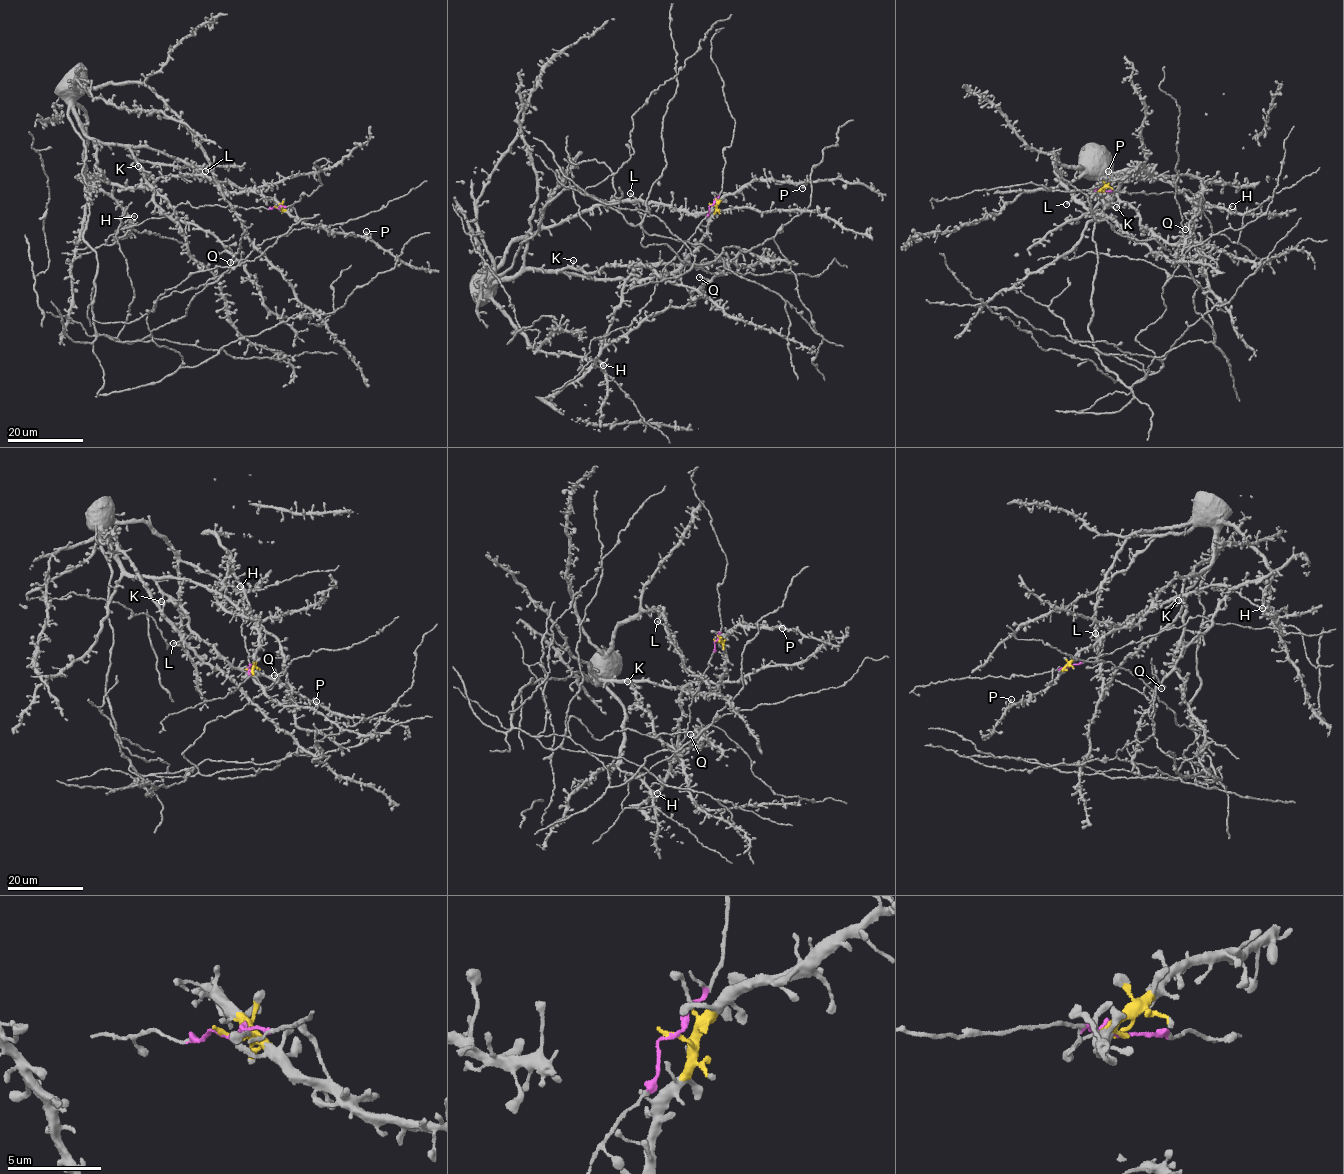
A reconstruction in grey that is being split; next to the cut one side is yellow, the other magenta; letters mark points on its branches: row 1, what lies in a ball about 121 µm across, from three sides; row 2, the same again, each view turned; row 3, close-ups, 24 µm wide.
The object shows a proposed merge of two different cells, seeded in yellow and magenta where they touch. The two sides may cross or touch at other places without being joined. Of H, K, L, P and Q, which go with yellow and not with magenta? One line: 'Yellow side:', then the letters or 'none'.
Yellow side: H, K, L, P

